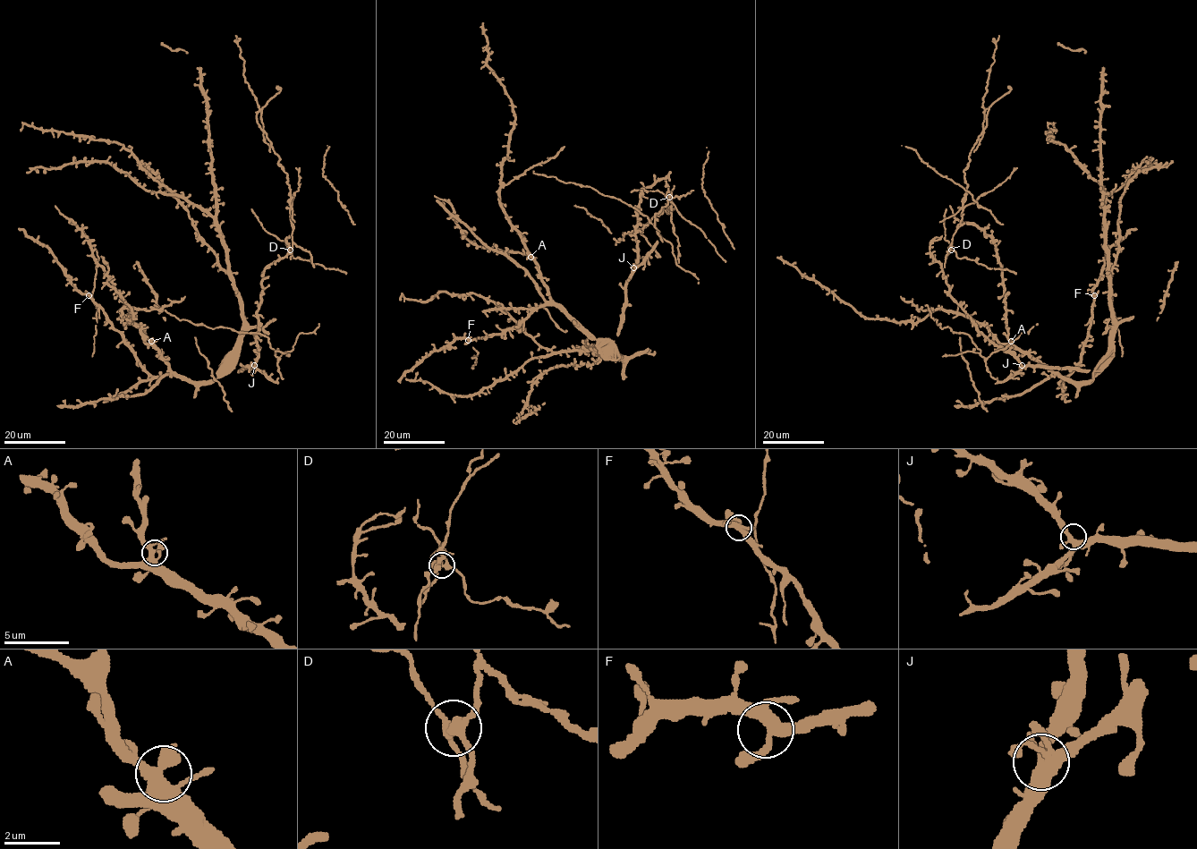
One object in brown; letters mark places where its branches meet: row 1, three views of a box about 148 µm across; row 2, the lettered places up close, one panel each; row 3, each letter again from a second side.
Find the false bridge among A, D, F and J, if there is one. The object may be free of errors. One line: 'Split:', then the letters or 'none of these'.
Split: D

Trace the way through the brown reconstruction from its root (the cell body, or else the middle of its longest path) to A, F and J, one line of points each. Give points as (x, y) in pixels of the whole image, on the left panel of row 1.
A: (156, 306), (154, 305), (149, 310), (123, 308), (121, 310), (140, 328), (142, 339), (147, 343), (151, 341)
F: (156, 306), (149, 310), (121, 310), (168, 365), (170, 373), (152, 377), (89, 295)
J: (156, 306), (178, 319), (194, 324), (265, 335), (277, 357), (282, 378), (271, 380), (254, 365)

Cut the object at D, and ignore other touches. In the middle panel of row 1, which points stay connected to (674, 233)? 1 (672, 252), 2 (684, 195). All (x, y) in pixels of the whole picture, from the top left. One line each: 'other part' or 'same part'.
1: other part
2: same part

